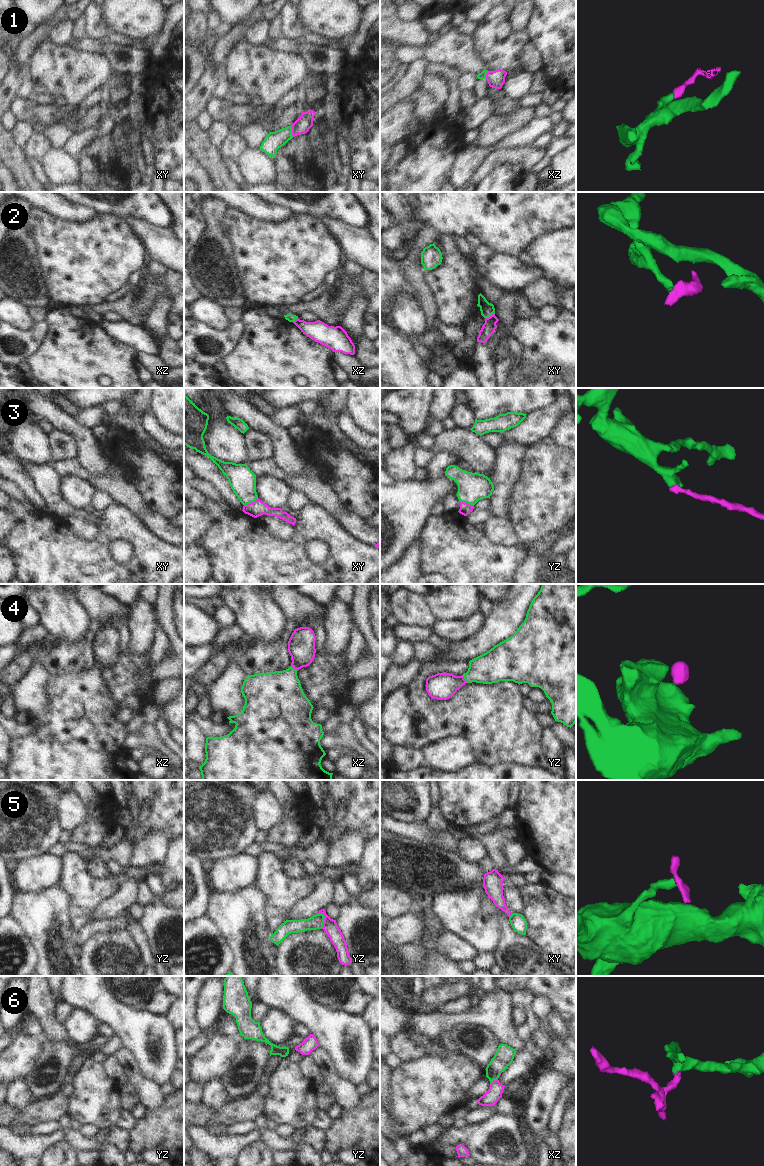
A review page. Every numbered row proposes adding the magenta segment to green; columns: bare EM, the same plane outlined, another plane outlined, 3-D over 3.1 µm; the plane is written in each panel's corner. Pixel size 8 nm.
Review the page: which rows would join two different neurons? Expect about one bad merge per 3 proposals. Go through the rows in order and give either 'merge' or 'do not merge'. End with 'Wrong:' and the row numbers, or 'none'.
1: merge
2: do not merge
3: merge
4: merge
5: do not merge
6: merge
Wrong: 2, 5

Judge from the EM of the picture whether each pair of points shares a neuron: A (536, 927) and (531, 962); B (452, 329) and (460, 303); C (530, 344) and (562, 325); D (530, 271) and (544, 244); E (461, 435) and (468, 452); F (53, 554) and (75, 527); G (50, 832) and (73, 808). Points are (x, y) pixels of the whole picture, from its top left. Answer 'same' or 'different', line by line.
A: different
B: different
C: same
D: different
E: same
F: different
G: different

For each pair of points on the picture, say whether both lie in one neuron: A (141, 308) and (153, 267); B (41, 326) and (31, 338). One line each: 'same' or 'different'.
A: different
B: same

